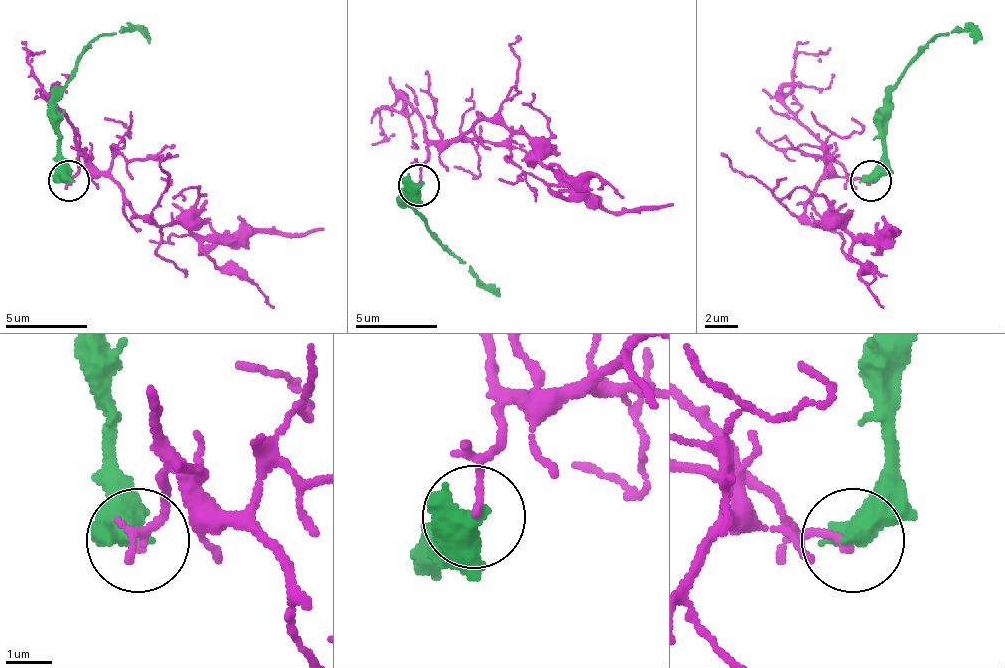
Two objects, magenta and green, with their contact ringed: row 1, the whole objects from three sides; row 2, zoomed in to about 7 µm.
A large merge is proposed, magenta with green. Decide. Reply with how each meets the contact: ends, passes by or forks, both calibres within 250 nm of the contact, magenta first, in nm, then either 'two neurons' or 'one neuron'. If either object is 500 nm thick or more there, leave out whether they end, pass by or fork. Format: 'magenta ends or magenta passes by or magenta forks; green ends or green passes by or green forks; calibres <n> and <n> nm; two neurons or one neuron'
calibres 130 and 700 nm; two neurons

